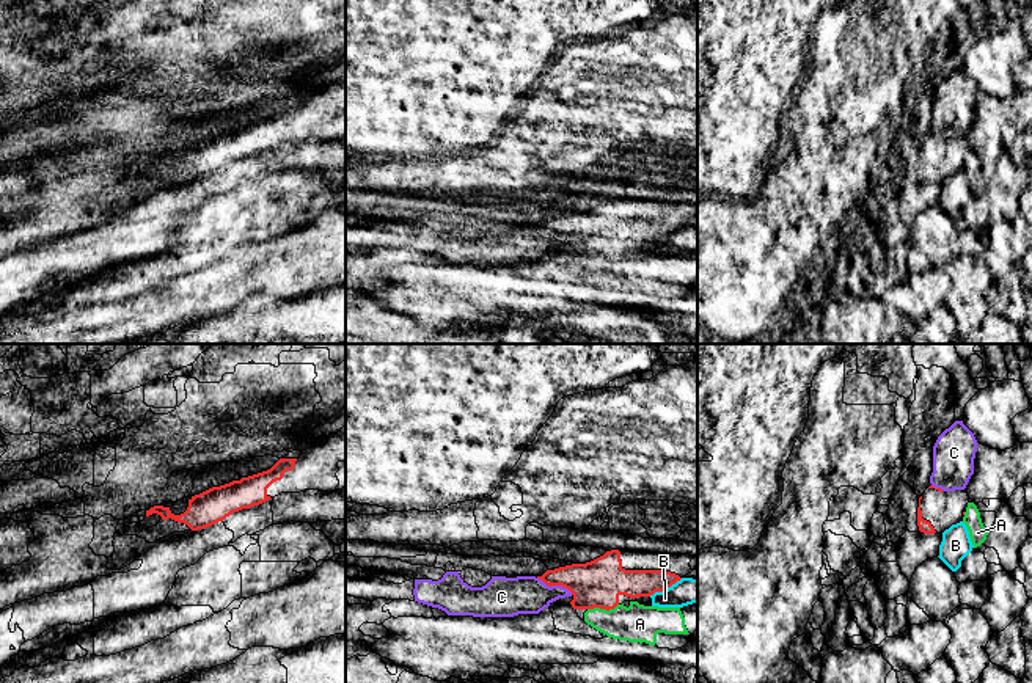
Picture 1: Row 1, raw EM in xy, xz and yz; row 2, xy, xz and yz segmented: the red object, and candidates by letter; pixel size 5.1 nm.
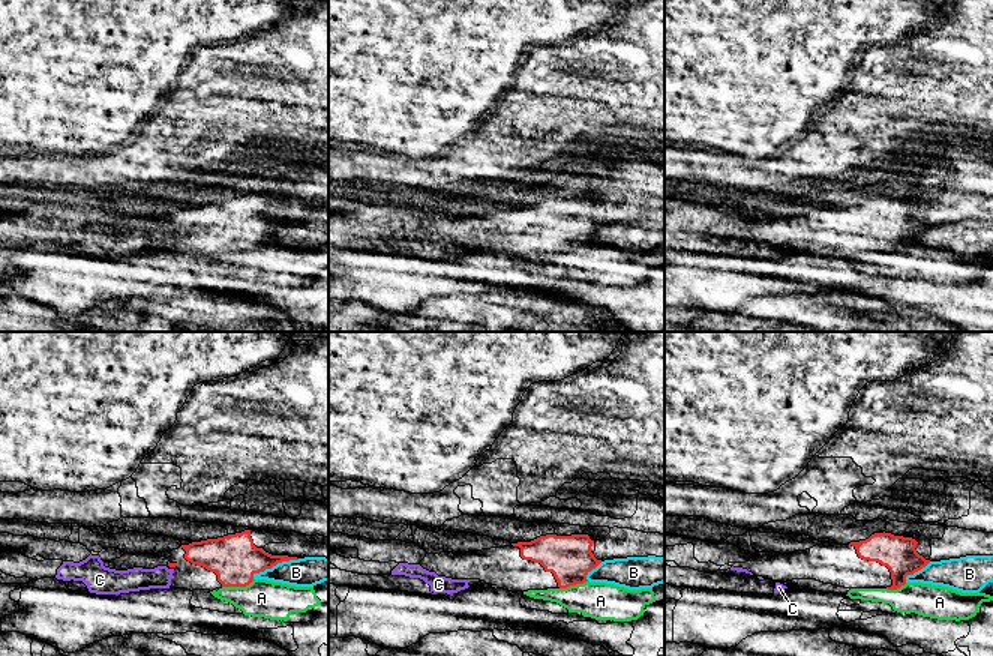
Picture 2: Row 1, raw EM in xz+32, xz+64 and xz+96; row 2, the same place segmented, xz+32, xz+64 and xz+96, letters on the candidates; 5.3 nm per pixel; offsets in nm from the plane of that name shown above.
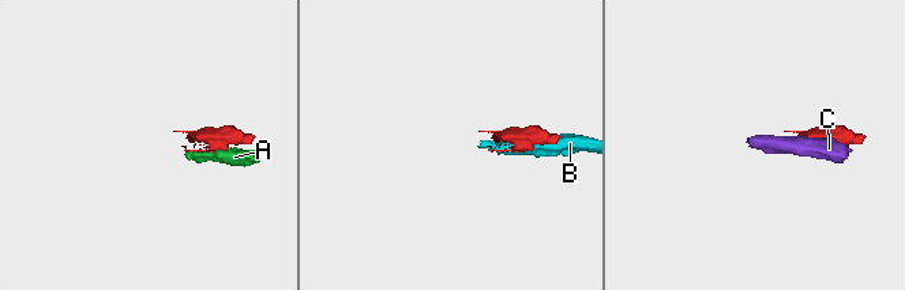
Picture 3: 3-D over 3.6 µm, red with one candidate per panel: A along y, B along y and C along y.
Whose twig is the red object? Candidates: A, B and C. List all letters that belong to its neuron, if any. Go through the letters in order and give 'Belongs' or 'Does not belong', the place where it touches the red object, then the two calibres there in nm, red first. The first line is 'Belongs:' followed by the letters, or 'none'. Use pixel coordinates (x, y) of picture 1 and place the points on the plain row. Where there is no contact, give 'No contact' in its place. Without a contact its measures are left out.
Belongs: none
A: Does not belong. Touches red at xz (602, 256). Thickness 240 nm (red) against 190 nm
B: Does not belong. Touches red at xz (665, 237). Thickness 140 nm (red) against 140 nm
C: Does not belong. Touches red at xz (555, 233). Thickness 240 nm (red) against 200 nm

